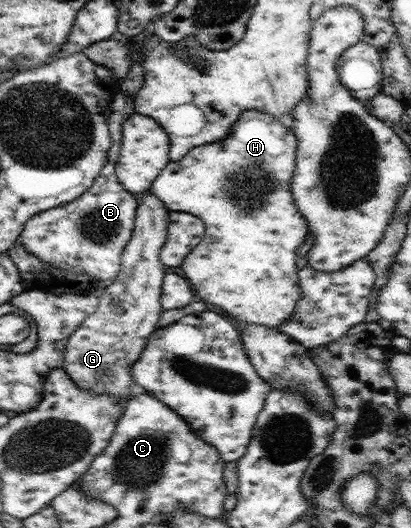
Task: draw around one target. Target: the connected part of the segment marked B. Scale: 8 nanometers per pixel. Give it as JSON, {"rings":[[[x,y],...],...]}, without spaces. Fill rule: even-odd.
{"rings":[[[123,90],[117,93],[108,117],[111,147],[107,151],[107,163],[93,184],[77,200],[29,218],[19,237],[19,243],[41,262],[66,271],[79,269],[102,286],[115,280],[119,274],[121,255],[131,239],[138,207],[135,196],[125,190],[115,172],[122,145],[123,123],[125,117],[135,111],[134,98],[125,95]]]}

